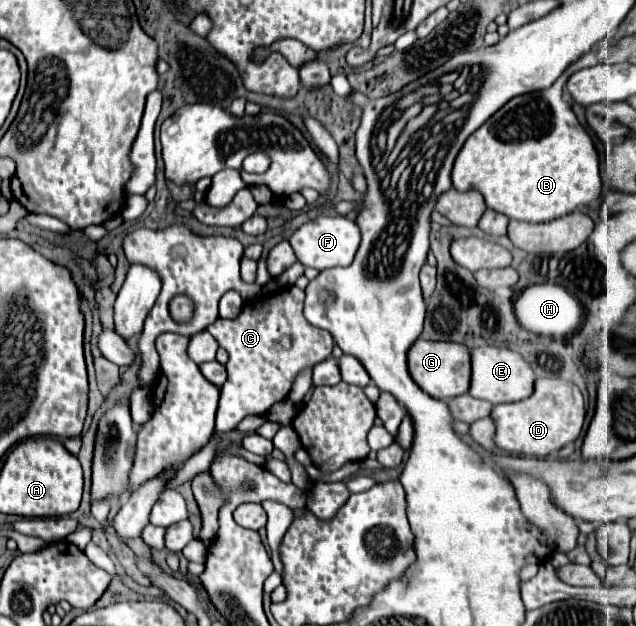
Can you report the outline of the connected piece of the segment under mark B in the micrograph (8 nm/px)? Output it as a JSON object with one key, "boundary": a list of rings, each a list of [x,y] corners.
{"boundary":[[[554,82],[542,92],[516,96],[514,100],[506,102],[498,114],[486,120],[486,124],[482,124],[482,128],[478,128],[478,132],[466,140],[458,160],[454,162],[454,188],[462,192],[474,188],[482,192],[488,208],[524,222],[550,222],[574,212],[580,206],[592,204],[602,192],[600,158],[590,134],[580,126],[570,104],[564,100],[562,88],[564,84]]]}

